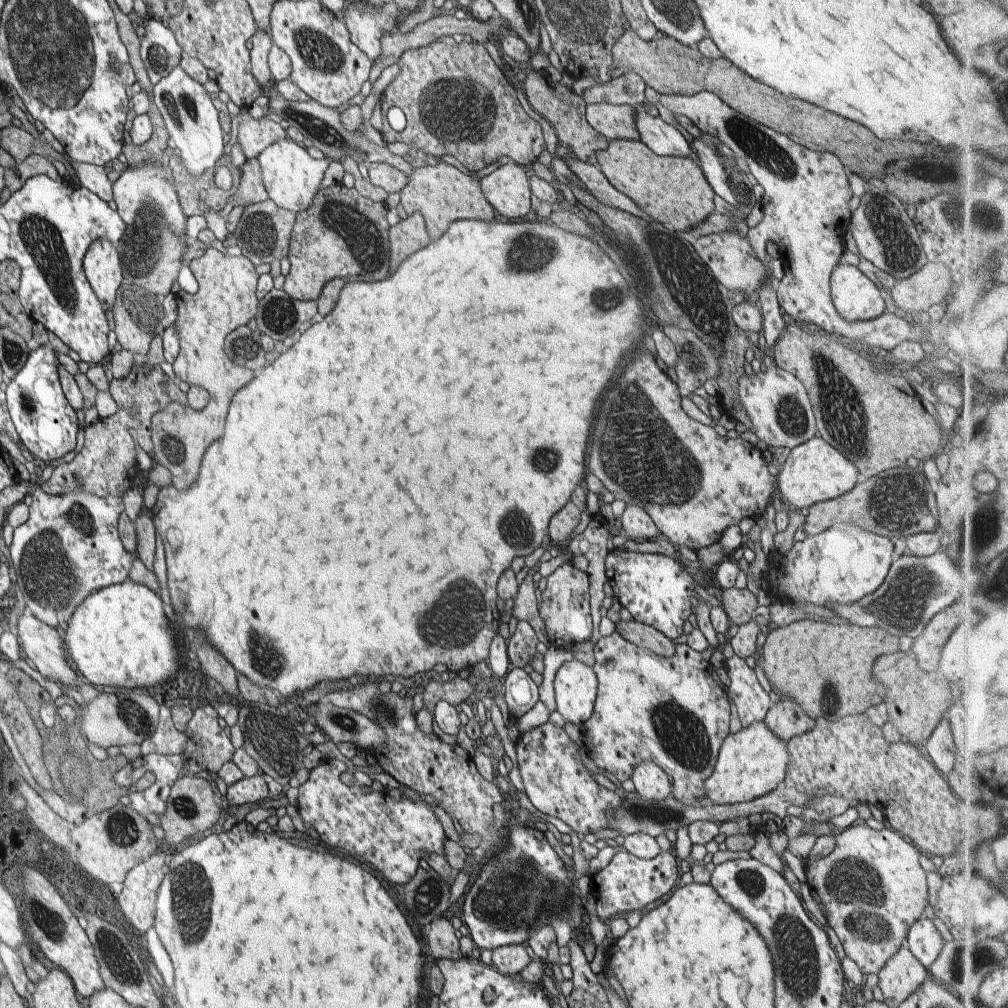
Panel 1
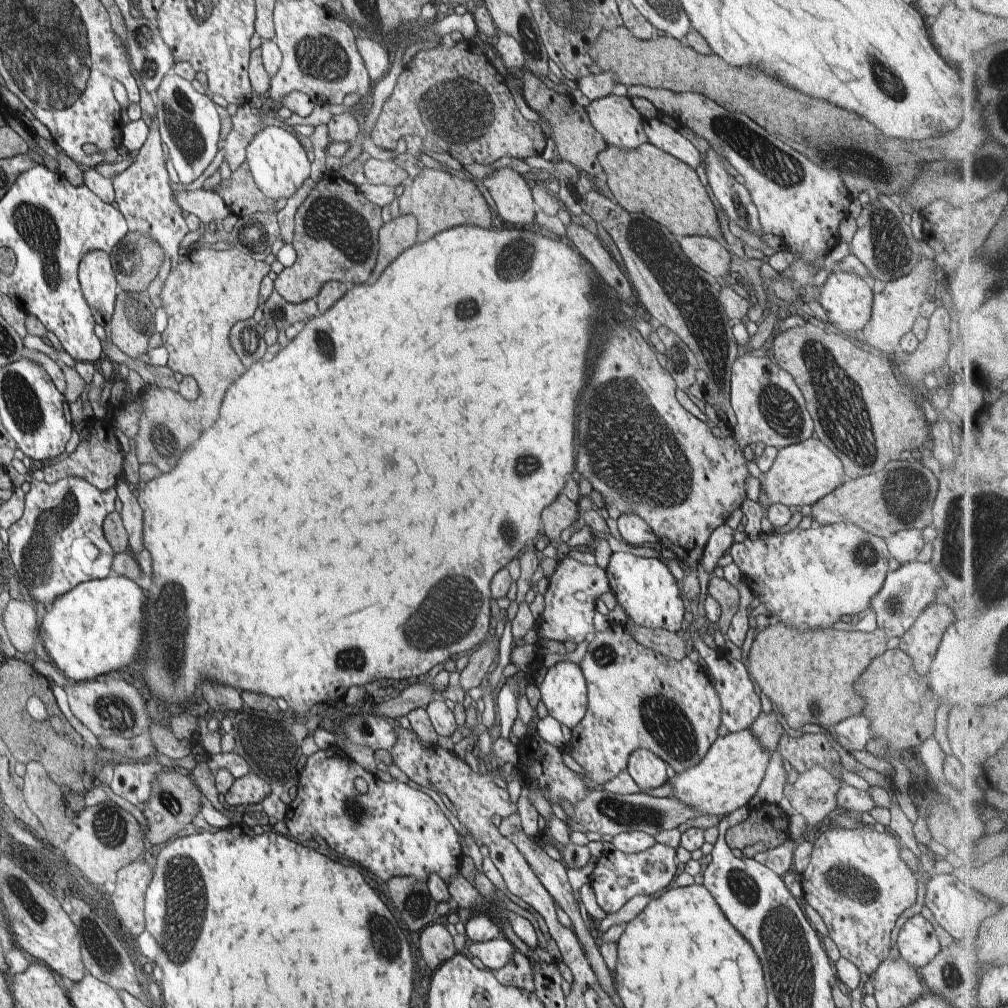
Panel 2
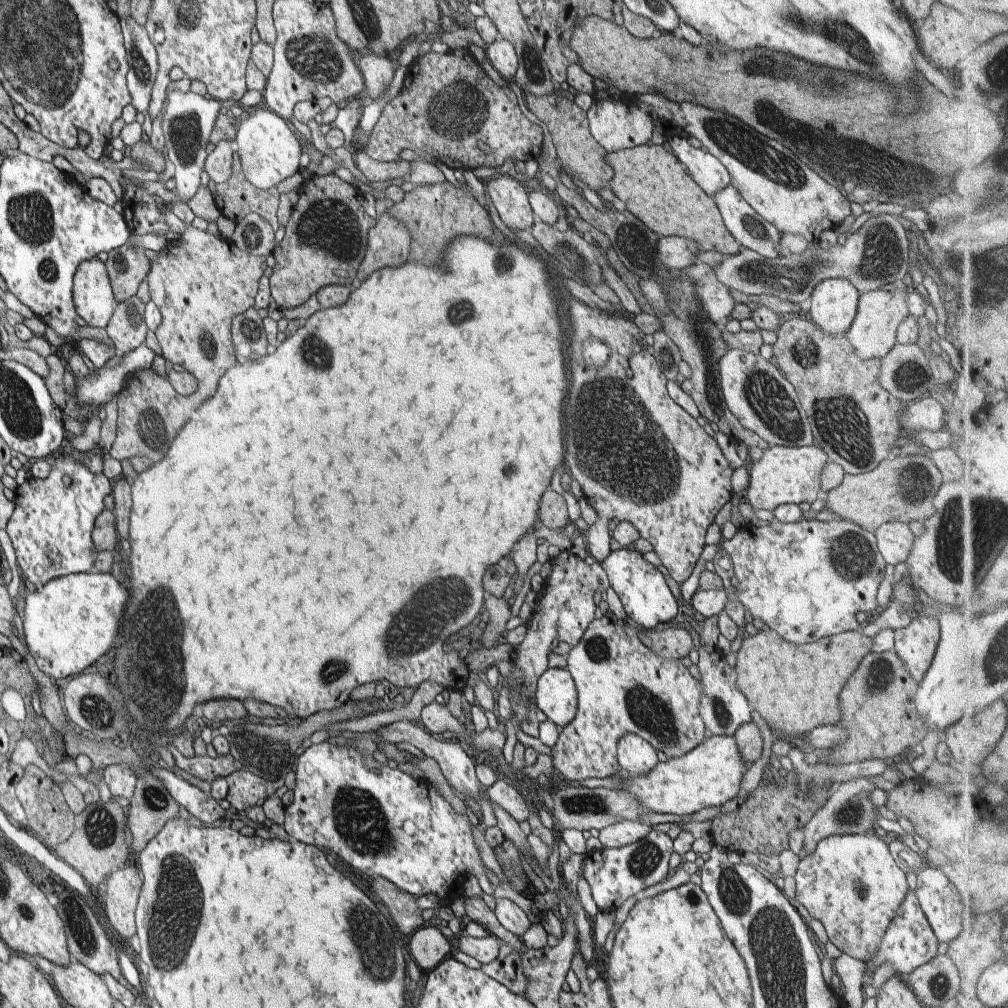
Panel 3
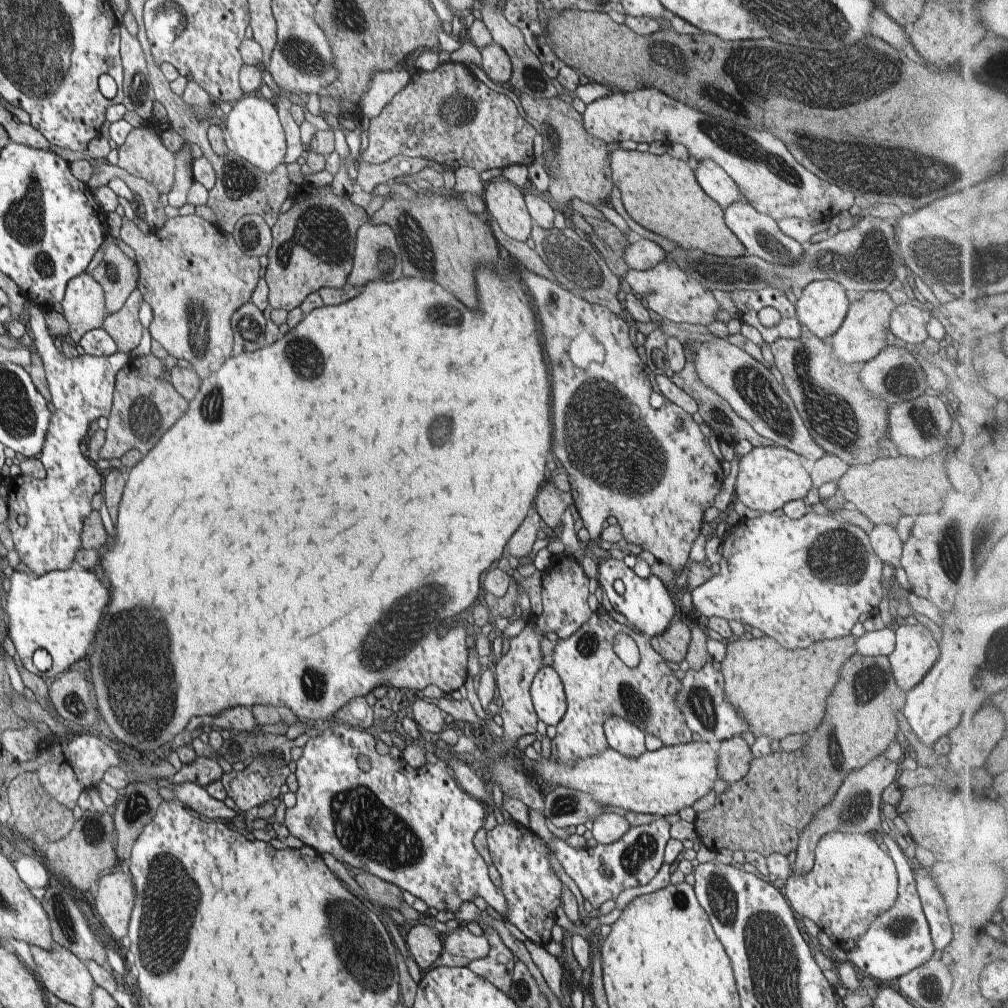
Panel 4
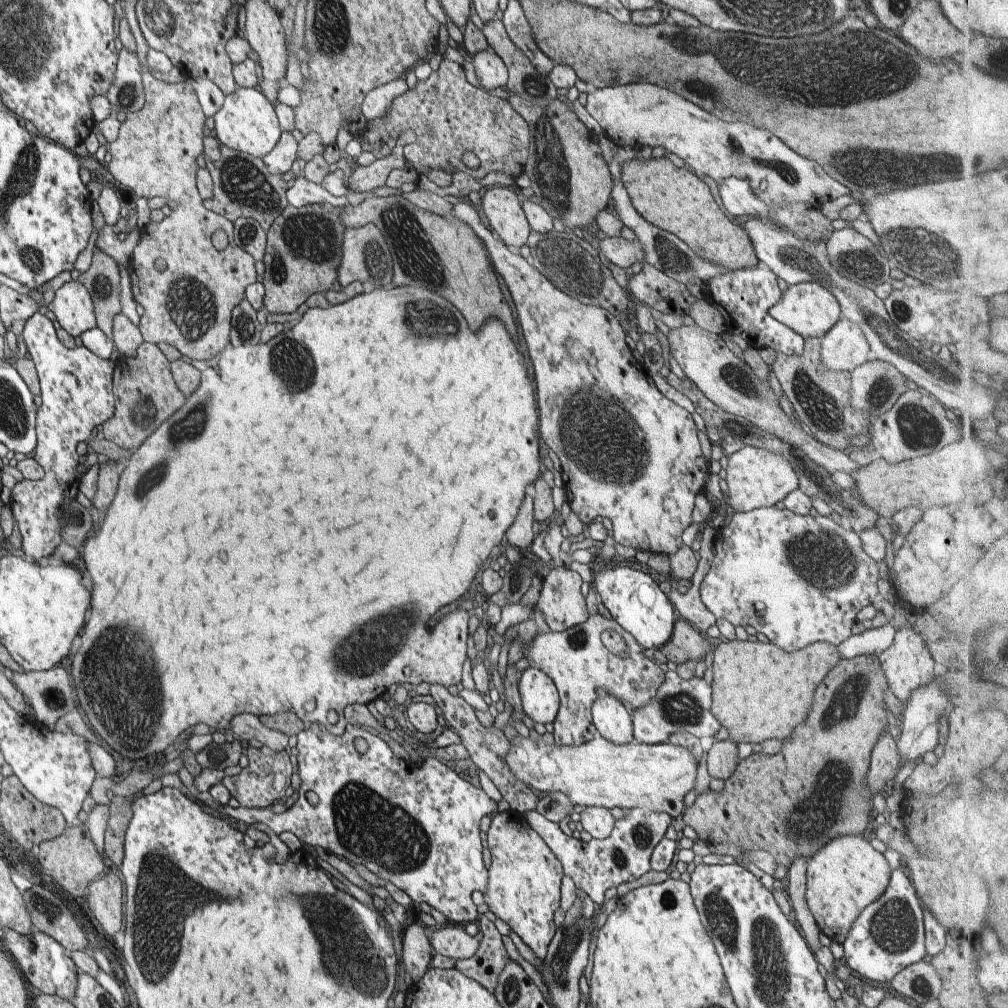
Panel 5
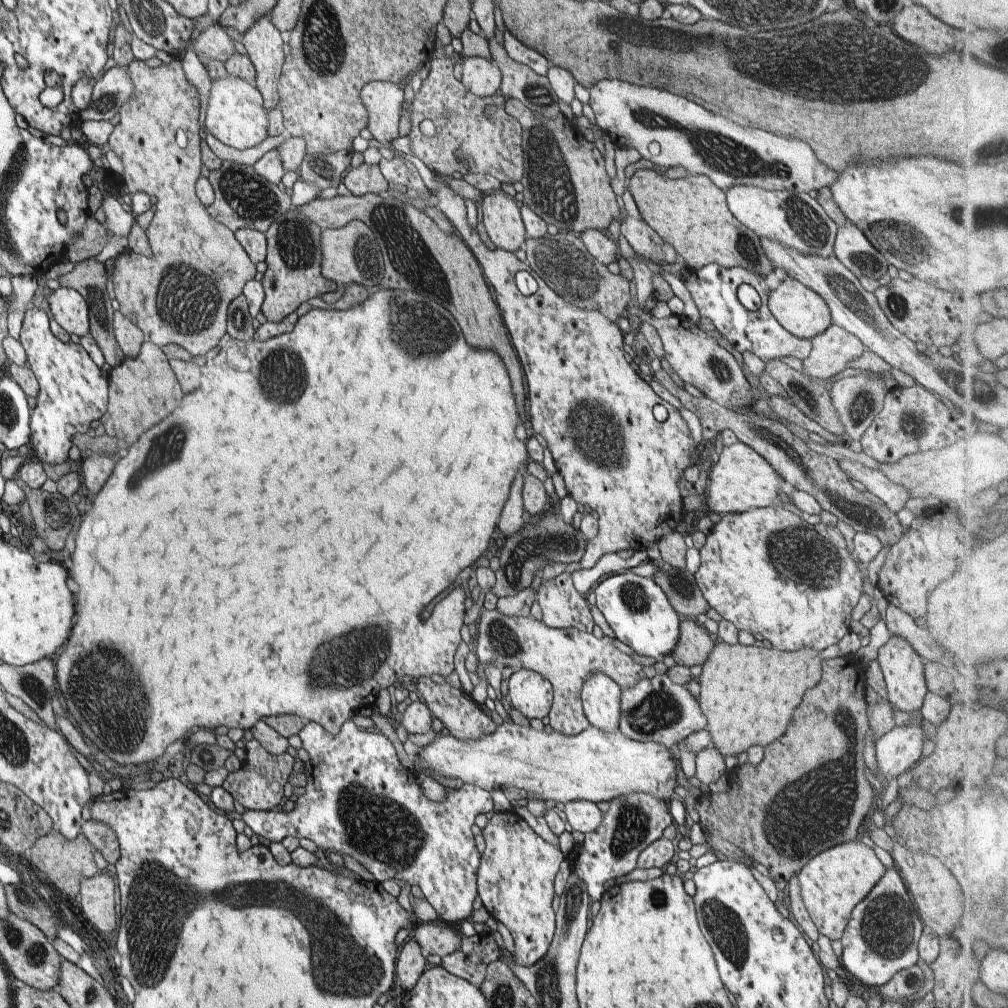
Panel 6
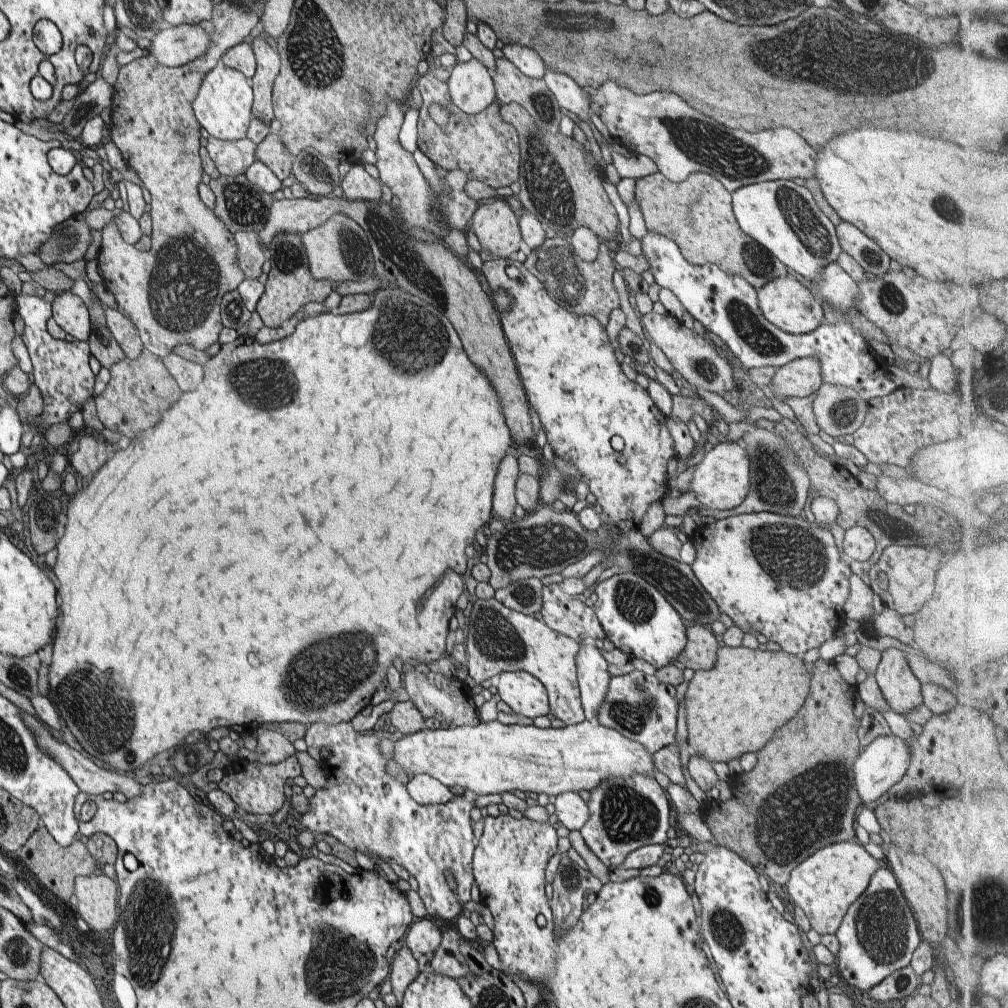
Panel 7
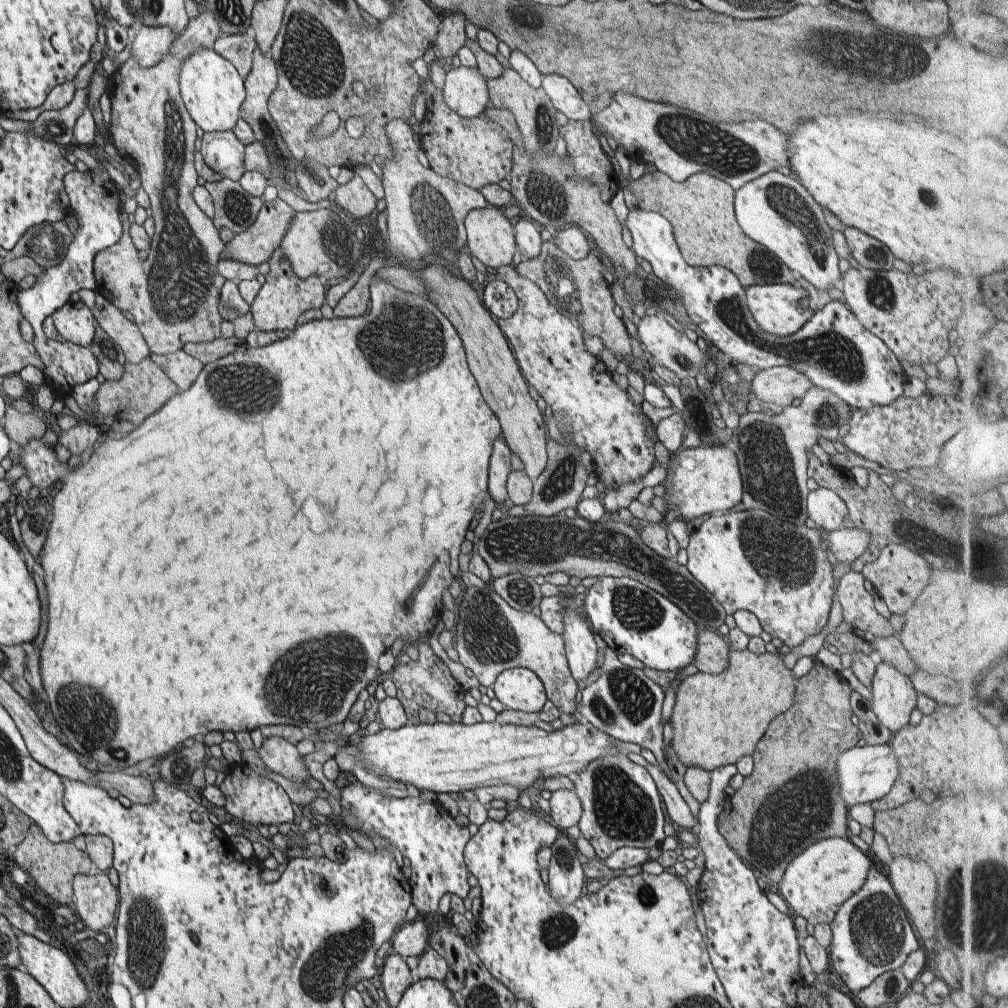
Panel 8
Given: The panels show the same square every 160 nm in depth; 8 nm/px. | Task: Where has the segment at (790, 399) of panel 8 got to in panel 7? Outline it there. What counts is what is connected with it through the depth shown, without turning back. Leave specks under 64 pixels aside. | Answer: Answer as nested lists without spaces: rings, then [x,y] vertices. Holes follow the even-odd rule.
[[[800,357],[779,367],[770,384],[780,401],[788,397],[810,397],[823,383],[818,358]]]

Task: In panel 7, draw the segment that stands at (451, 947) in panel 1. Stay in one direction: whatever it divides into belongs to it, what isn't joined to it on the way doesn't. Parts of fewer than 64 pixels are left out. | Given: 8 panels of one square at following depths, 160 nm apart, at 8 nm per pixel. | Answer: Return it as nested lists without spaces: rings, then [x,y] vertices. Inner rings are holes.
[[[402,944],[392,960],[390,969],[390,980],[392,983],[392,993],[396,996],[398,1006],[403,1001],[405,990],[414,982],[420,974],[417,958],[412,951]]]

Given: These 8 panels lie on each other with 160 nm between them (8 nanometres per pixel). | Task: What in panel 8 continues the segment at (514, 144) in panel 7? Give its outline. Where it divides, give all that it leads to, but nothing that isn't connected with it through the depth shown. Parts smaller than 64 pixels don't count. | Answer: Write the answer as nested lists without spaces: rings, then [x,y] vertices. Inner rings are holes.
[[[428,78],[422,83],[427,113],[420,123],[421,149],[429,160],[430,168],[440,176],[464,183],[480,190],[484,185],[506,178],[513,169],[513,142],[509,132],[484,113],[471,119],[462,118],[454,112],[443,97],[443,90],[437,88]]]

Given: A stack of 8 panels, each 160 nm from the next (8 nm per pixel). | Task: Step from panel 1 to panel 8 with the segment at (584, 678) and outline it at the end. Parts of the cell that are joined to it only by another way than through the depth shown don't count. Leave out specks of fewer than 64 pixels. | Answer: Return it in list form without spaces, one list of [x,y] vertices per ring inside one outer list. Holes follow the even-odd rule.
[[[522,667],[501,672],[493,684],[493,694],[506,709],[522,712],[539,713],[548,701],[542,681]]]

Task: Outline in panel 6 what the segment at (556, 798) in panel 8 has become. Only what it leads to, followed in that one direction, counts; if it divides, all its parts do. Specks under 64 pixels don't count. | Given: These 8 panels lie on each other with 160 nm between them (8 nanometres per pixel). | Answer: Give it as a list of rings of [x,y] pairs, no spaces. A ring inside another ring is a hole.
[[[584,800],[566,802],[564,814],[566,814],[568,831],[578,831],[584,835],[596,830],[600,826],[603,816],[596,803]]]

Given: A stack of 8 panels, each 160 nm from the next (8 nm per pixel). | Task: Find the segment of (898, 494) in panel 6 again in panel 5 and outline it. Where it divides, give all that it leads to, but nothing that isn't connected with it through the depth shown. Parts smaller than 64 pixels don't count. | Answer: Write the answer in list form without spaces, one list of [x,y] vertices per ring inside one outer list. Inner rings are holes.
[[[698,325],[682,326],[670,330],[667,336],[670,352],[682,366],[684,374],[723,411],[742,417],[765,433],[770,433],[789,445],[798,447],[804,454],[829,472],[855,473],[861,466],[848,457],[848,453],[833,449],[816,440],[795,418],[786,415],[780,407],[779,396],[770,388],[768,381],[762,381],[752,367],[740,359],[720,335],[708,332]]]

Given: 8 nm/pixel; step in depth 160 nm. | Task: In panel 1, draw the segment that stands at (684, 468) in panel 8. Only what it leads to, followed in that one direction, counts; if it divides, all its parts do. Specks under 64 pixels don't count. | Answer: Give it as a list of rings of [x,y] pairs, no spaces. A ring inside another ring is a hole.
[[[818,434],[808,442],[791,449],[783,466],[777,475],[778,493],[784,496],[787,506],[796,506],[798,512],[850,492],[861,480],[859,468]]]

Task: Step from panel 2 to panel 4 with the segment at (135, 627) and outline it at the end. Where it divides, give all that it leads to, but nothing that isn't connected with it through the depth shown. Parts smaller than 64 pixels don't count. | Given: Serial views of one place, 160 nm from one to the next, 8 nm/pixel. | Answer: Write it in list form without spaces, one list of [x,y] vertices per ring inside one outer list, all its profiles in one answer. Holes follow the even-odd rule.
[[[76,567],[63,571],[52,571],[41,577],[24,571],[20,572],[17,568],[12,570],[12,576],[9,579],[11,580],[11,588],[10,592],[7,592],[6,604],[10,620],[10,630],[8,632],[12,642],[14,642],[14,646],[16,646],[16,652],[22,658],[26,669],[38,674],[40,678],[48,678],[48,681],[53,680],[60,673],[72,668],[74,662],[78,662],[80,658],[86,656],[88,648],[92,646],[92,642],[95,642],[102,612],[104,612],[106,606],[110,605],[110,592],[108,592],[108,588],[100,582],[100,578],[94,572],[90,572],[88,569],[76,570]],[[38,648],[46,650],[53,658],[52,668],[48,672],[38,672],[36,665],[32,663],[32,654]]]

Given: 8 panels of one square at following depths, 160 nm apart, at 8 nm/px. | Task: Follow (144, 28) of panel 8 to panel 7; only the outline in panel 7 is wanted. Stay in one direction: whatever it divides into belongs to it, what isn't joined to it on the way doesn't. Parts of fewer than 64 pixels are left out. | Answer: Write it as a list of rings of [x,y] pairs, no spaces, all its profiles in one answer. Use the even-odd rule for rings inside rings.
[[[178,25],[166,26],[152,40],[152,47],[147,52],[153,54],[161,65],[175,67],[185,65],[191,60],[202,57],[208,52],[213,43],[211,36],[206,33],[202,26],[198,25]]]

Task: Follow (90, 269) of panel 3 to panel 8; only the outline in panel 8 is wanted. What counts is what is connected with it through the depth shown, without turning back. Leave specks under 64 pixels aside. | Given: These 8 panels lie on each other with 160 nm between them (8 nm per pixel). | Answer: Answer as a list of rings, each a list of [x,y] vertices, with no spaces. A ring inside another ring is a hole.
[[[77,299],[74,302],[67,302],[56,309],[51,317],[62,338],[90,348],[97,322],[95,315],[82,301]]]

